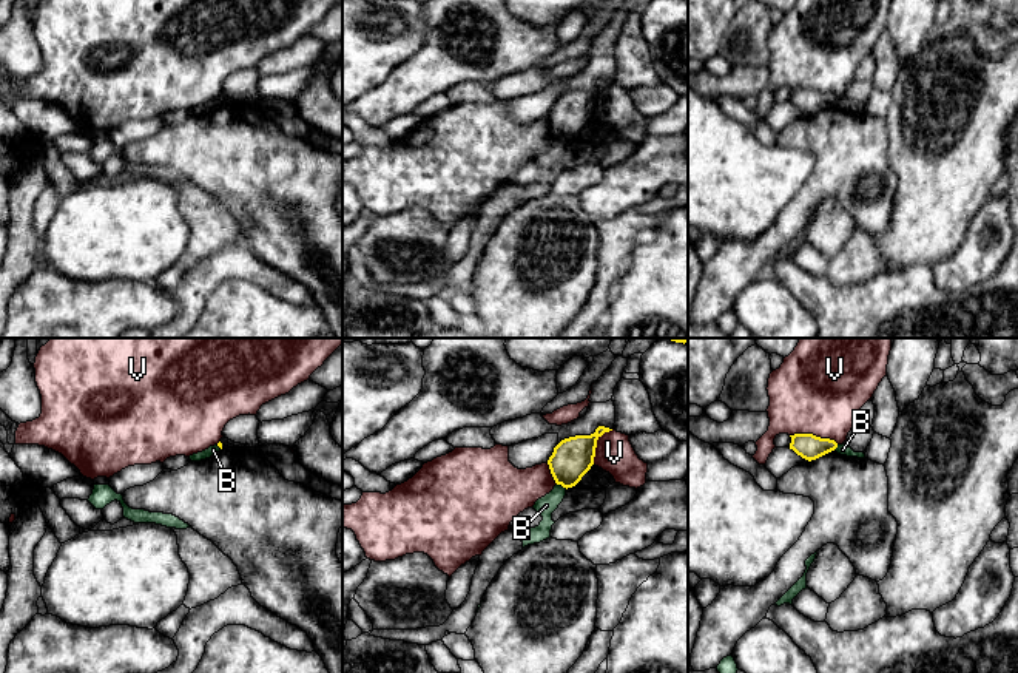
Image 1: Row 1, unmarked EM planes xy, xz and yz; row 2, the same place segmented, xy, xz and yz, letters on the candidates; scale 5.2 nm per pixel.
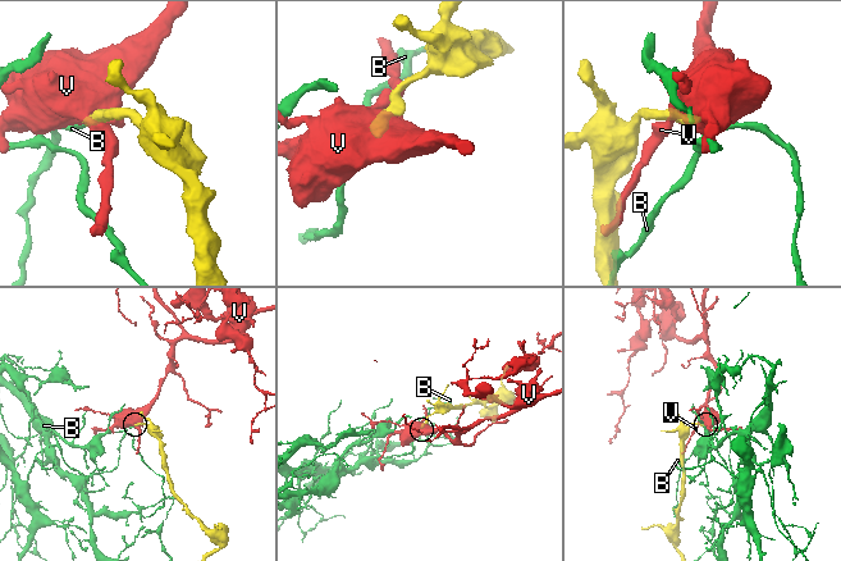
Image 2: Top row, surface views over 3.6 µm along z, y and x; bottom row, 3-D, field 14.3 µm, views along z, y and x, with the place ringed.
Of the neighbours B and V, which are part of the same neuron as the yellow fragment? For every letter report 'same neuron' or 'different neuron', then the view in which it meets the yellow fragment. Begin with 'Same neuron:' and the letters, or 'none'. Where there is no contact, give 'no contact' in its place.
Same neuron: none
B: different neuron; contact in xz
V: different neuron; contact in yz

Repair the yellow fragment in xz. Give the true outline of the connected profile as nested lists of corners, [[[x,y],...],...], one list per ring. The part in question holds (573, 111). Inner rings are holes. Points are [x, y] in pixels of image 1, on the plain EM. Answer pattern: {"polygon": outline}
{"polygon": [[[598,80],[591,90],[575,90],[561,94],[548,114],[551,128],[563,142],[575,140],[594,119],[597,94],[612,83]]]}

